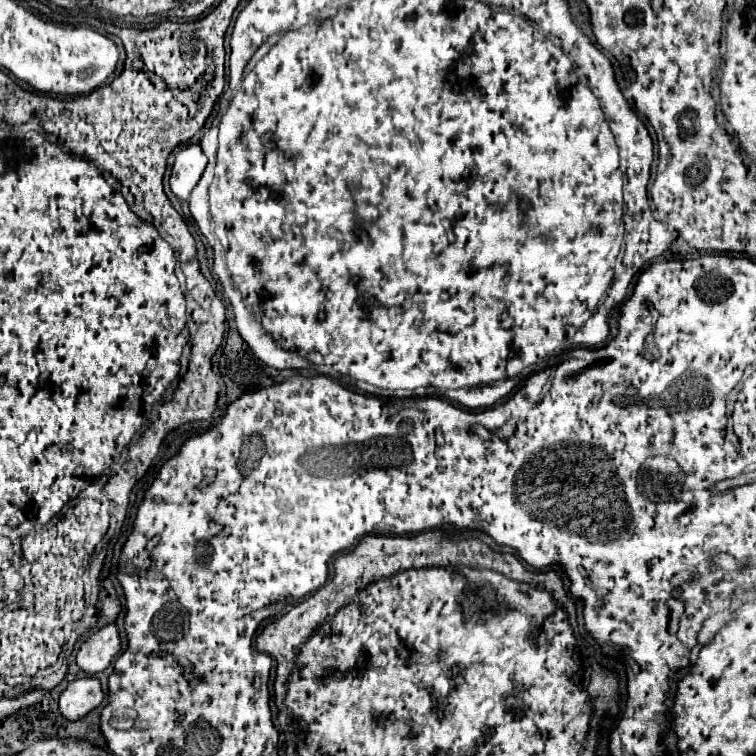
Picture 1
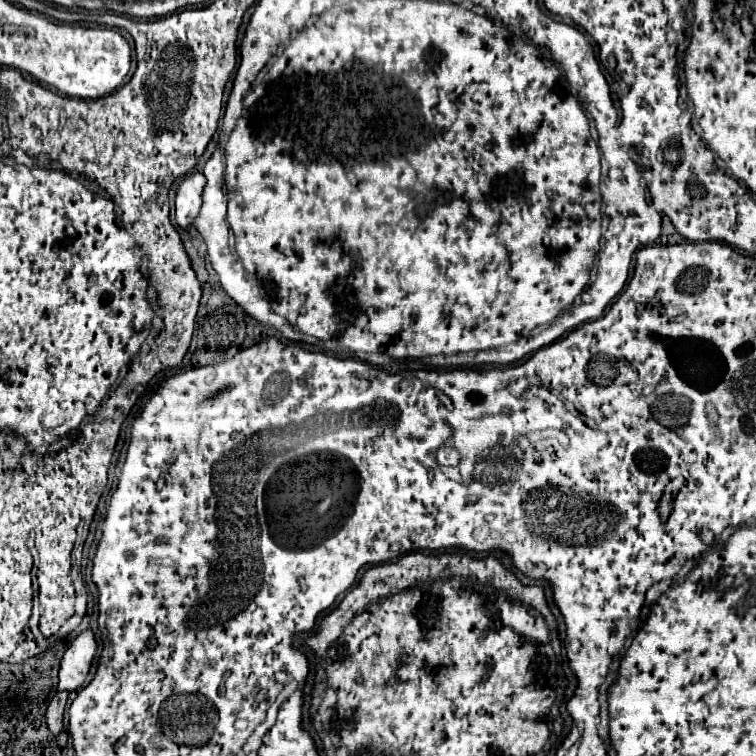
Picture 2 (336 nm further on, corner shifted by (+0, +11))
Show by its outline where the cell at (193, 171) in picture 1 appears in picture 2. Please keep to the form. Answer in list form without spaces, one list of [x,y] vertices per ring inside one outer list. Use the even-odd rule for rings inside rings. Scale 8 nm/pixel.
[[[200,171],[188,173],[182,177],[176,189],[176,223],[180,227],[188,227],[198,217],[202,205],[202,191],[206,185],[206,177]]]

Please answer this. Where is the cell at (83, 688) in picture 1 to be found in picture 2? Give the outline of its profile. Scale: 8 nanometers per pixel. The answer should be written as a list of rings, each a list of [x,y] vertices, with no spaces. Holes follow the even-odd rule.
[[[58,691],[48,709],[46,709],[46,723],[48,723],[48,729],[58,735],[62,731],[62,715],[64,715],[64,707],[66,707],[66,699],[68,699],[68,691]]]

